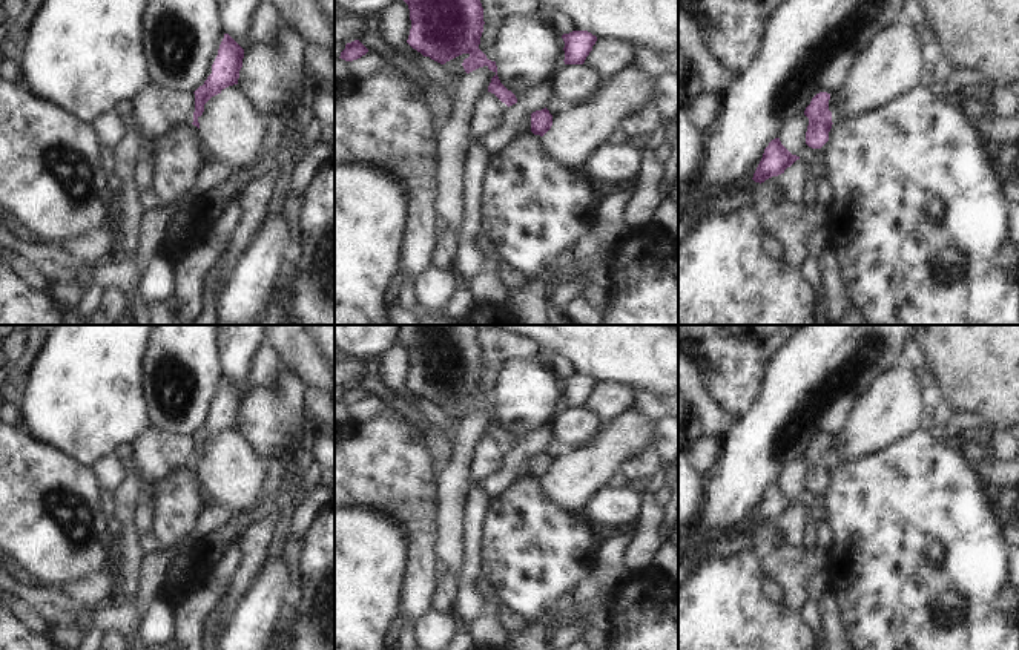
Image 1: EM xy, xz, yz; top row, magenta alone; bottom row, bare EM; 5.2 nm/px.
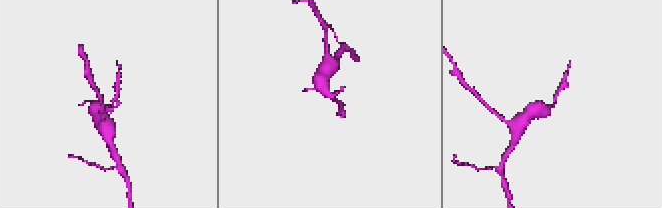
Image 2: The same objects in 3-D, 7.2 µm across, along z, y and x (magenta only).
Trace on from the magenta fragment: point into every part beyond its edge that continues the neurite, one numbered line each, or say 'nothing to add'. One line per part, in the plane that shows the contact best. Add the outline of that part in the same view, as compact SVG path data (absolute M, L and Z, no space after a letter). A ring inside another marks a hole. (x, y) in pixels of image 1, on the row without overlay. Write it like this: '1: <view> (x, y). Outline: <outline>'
nothing to add

